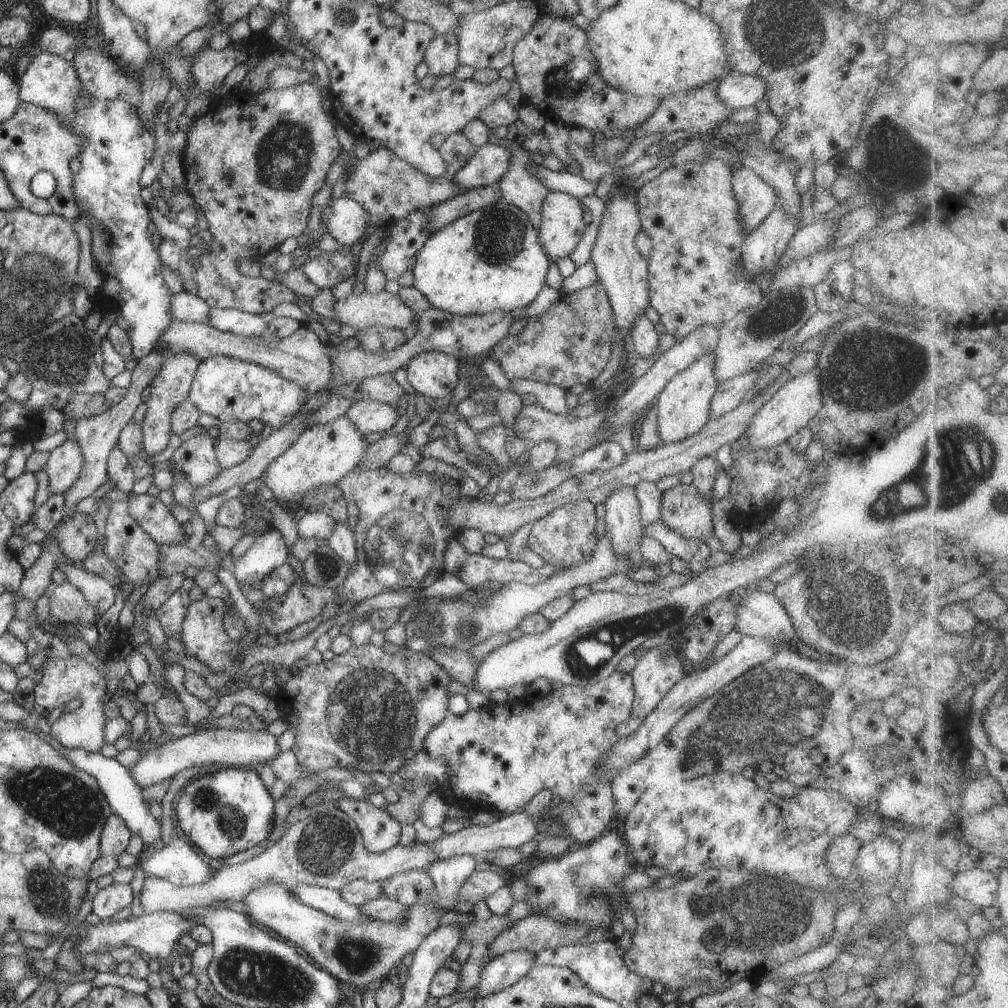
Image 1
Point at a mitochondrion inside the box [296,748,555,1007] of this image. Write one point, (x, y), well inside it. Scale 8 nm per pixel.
(359, 956)

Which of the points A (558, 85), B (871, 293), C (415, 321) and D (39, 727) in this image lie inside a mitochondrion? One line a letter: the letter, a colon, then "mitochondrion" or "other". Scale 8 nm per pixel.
A: mitochondrion
B: other
C: other
D: other

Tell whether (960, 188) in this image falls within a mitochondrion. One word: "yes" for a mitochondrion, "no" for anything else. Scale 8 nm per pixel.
no

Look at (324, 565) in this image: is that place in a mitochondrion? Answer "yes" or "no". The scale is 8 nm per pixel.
yes

